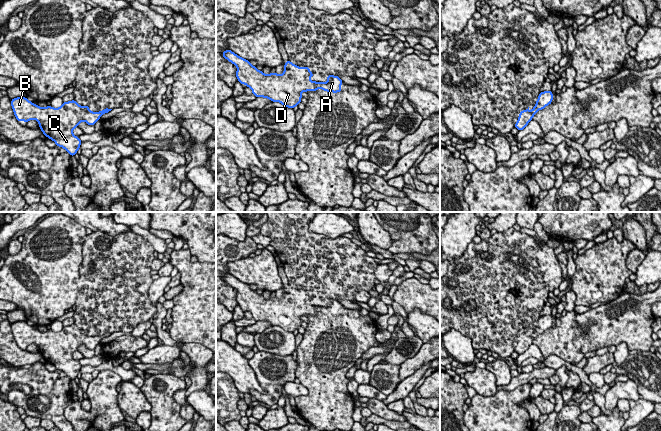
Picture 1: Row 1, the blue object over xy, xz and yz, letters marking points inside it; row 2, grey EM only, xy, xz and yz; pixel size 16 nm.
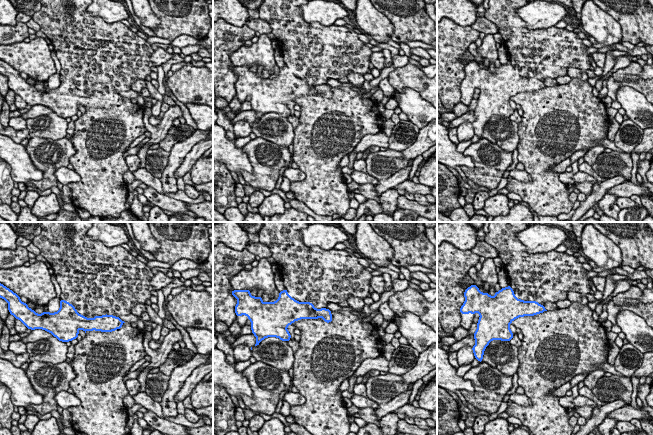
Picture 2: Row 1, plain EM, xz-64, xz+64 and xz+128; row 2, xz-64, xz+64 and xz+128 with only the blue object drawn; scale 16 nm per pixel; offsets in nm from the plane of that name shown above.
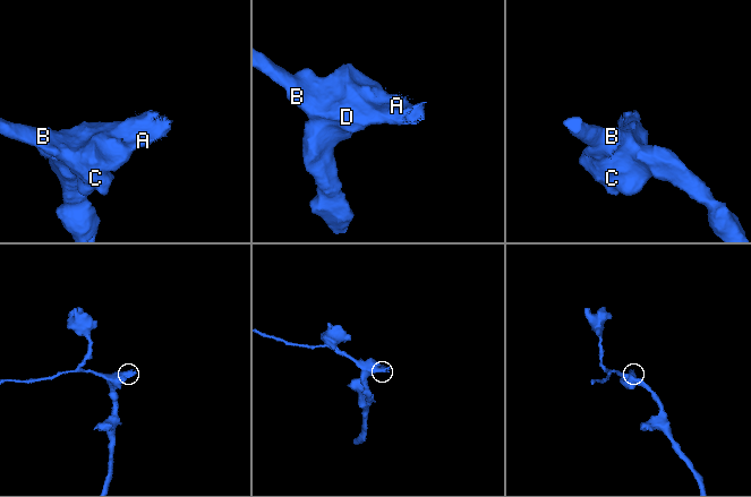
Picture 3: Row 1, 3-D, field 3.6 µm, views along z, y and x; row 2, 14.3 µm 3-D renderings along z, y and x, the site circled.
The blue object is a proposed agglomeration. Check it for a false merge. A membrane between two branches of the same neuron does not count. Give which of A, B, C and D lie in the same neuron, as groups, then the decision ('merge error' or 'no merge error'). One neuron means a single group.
A B C D; no merge error

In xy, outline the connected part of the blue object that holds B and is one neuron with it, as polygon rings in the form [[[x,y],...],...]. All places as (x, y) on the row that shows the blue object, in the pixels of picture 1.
[[[26,97],[12,99],[11,105],[18,122],[23,120],[27,123],[35,119],[43,134],[71,156],[77,153],[81,145],[79,137],[73,135],[73,129],[78,127],[81,121],[94,126],[103,114],[112,110],[105,108],[100,112],[91,112],[89,106],[80,106],[75,100],[63,102],[59,108],[41,108]]]

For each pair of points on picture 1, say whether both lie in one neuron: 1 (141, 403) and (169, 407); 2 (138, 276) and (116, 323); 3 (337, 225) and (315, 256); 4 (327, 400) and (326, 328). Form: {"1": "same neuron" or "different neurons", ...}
{"1": "different neurons", "2": "same neuron", "3": "different neurons", "4": "same neuron"}

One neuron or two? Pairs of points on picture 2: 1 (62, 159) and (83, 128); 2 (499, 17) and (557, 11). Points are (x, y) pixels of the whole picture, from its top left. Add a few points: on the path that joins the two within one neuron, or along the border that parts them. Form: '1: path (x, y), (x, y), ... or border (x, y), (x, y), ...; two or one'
1: border (70, 139), (75, 152), (70, 157), (69, 163); two
2: border (515, 10), (529, 28), (538, 28); two

